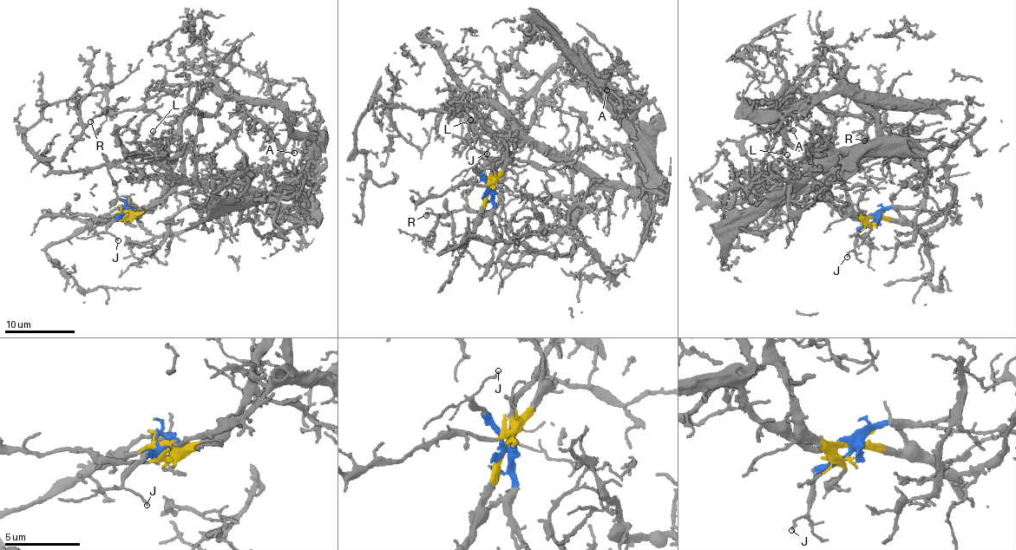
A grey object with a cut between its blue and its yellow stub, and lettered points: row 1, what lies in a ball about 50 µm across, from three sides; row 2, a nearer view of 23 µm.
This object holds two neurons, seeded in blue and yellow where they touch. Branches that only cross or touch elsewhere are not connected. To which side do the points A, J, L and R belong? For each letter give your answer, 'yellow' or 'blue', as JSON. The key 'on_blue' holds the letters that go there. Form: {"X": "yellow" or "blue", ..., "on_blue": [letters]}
{"A": "yellow", "J": "blue", "L": "yellow", "R": "yellow", "on_blue": ["J"]}

